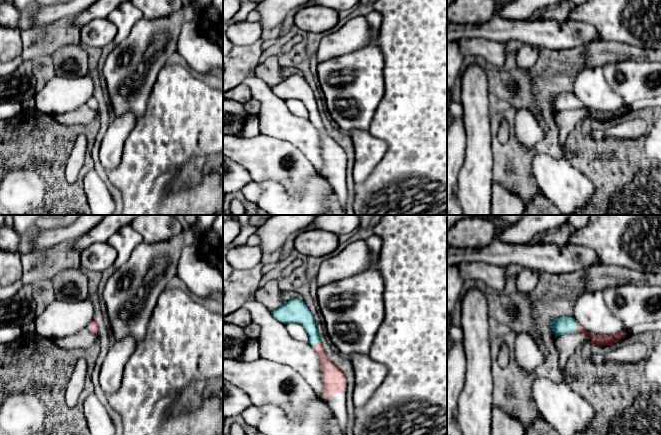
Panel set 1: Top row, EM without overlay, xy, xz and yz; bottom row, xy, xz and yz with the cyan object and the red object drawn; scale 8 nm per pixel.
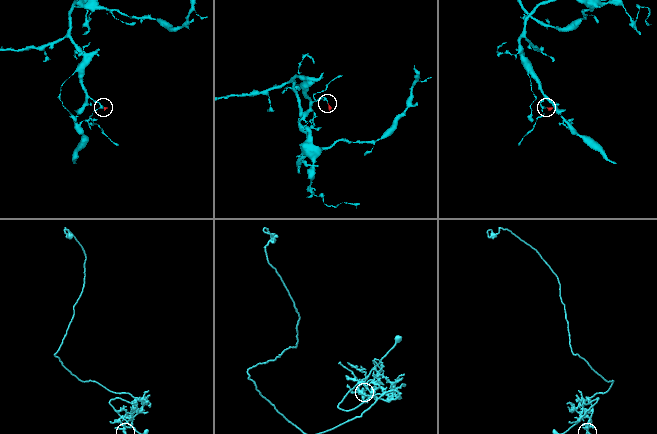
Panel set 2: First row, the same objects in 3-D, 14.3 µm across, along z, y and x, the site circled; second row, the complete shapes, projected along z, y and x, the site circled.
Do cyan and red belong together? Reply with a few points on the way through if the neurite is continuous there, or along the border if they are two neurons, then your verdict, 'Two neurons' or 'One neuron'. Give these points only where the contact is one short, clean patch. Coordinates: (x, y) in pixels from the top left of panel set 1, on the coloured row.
Path across: xz (303, 316), (311, 327), (316, 343), (329, 370). One neuron

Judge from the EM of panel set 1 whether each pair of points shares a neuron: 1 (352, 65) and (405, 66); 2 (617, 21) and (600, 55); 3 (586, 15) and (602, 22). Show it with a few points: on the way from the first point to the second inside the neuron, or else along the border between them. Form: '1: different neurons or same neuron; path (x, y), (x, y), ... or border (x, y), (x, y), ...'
1: different neurons; border (378, 43), (383, 59), (383, 90)
2: different neurons; border (599, 38), (620, 41), (630, 45)
3: same neuron; path (590, 15), (595, 15), (598, 18)

